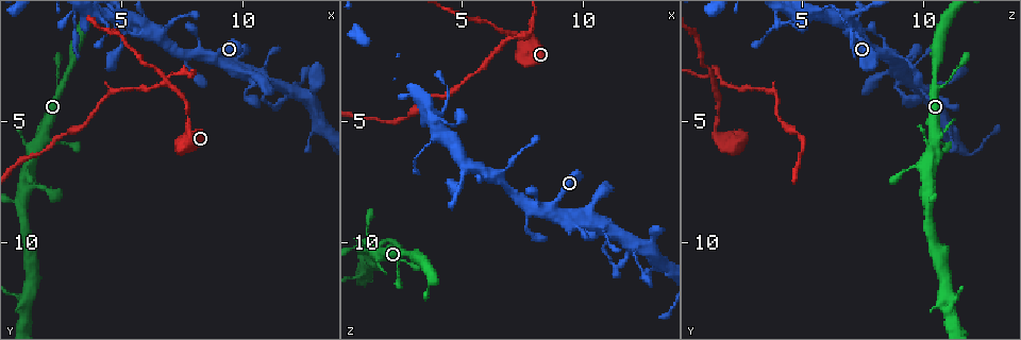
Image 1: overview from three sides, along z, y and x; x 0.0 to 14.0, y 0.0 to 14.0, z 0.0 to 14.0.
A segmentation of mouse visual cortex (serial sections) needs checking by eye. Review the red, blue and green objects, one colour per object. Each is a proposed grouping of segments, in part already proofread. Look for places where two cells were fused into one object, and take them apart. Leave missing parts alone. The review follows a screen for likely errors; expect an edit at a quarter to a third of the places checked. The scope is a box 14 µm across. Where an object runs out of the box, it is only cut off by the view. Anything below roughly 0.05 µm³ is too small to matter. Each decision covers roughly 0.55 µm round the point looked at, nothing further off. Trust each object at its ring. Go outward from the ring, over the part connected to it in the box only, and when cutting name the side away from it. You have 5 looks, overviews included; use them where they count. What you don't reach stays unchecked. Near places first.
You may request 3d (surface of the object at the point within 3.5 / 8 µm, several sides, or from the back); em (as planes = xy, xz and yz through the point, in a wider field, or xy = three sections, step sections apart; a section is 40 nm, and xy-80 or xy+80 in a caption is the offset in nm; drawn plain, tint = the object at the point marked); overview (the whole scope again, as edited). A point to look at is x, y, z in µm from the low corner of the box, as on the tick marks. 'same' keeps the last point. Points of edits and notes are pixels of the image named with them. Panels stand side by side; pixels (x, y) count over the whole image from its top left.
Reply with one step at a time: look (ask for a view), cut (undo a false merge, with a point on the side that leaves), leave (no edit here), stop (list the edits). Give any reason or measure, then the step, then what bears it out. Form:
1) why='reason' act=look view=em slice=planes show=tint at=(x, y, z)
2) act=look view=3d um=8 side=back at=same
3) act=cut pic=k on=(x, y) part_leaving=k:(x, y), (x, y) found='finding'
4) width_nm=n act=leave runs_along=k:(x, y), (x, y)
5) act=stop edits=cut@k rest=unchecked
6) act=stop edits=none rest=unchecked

why='four arms meet' act=look view=3d um=3.5 at=(6.9, 3.3, 1.4)

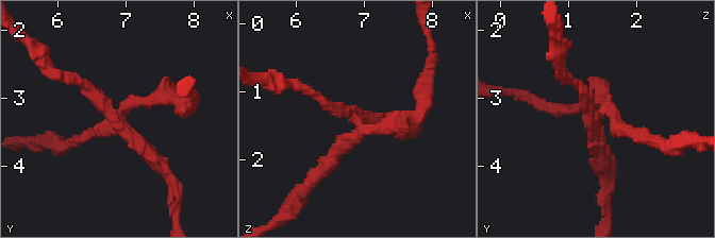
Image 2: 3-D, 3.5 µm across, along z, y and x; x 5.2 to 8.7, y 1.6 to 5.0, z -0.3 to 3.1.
arms=4 arm_widths_nm=150,200,200,200 why='now the EM' act=look view=em slice=planes show=plain at=(6.90, 3.35, 1.40)

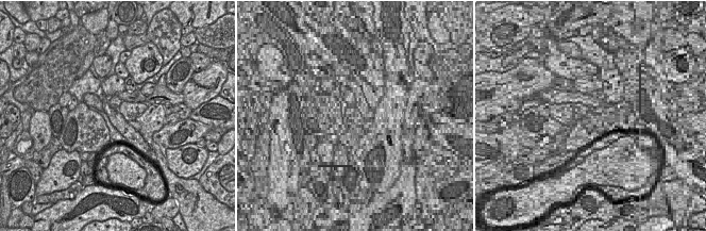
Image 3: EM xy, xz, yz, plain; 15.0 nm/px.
why='where the object lies' act=look view=em slice=planes show=tint at=same

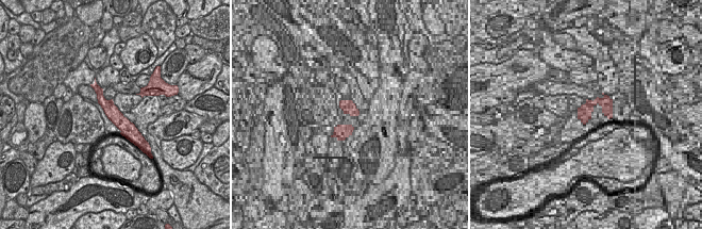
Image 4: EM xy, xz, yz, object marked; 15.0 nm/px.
width_nm=200 act=cut pic=2 on=(624, 131) part_leaving=2:(602, 115), (670, 143) found='two cells meet here'

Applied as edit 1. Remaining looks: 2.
act=look view=3d um=3.5 at=(12.2, 3.7, 10.1)

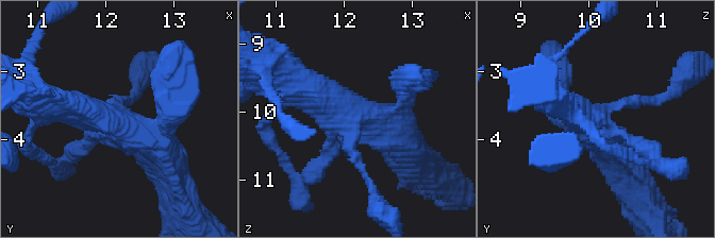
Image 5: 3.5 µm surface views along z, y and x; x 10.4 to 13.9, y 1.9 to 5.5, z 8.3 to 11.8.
act=look view=em slice=planes show=tint at=(12.30, 3.85, 10.05)

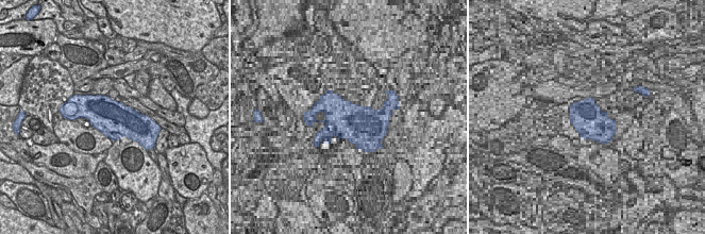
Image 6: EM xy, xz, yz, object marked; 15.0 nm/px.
act=leave runs_along=5:(302, 86), (384, 126), (408, 151) found='all the same cell'

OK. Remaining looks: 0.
act=stop edits=cut@2 rest=unchecked

